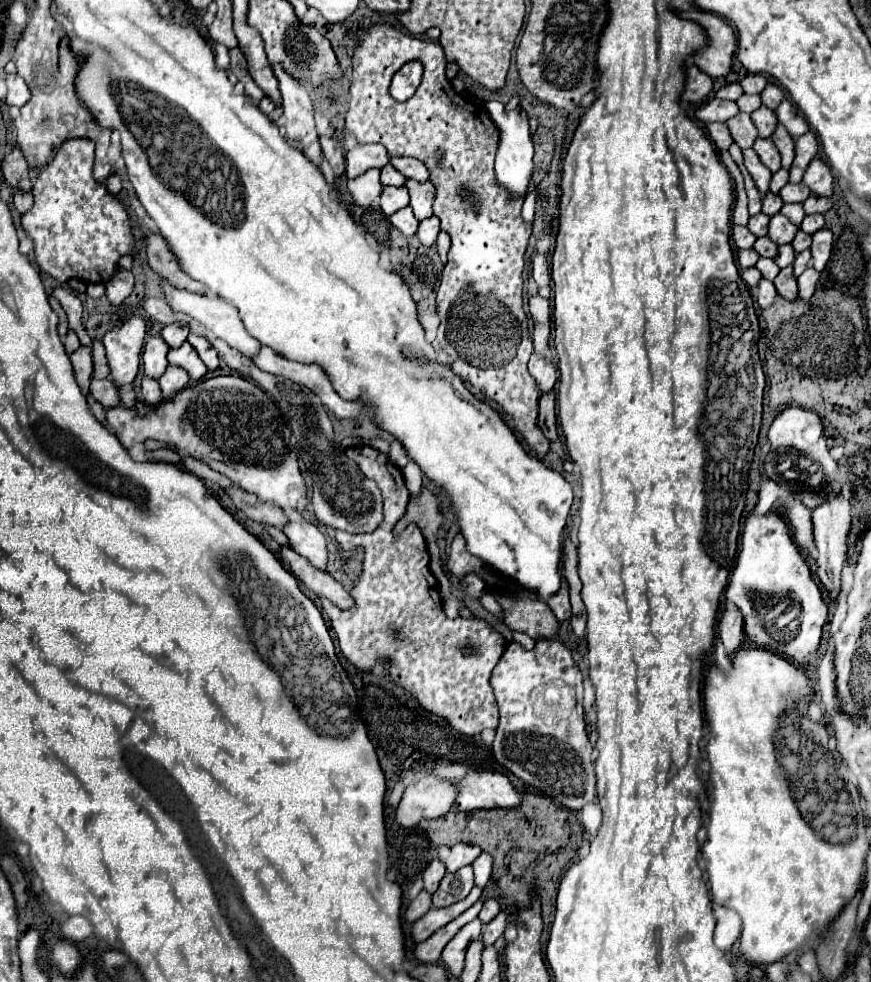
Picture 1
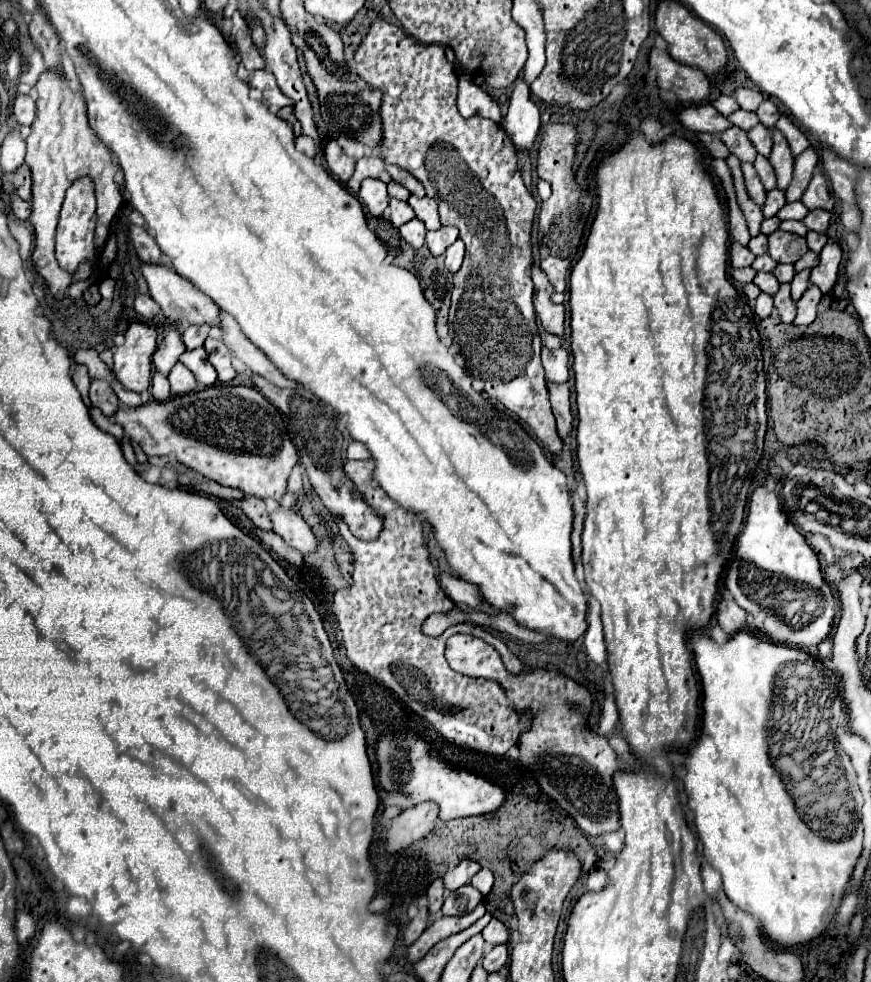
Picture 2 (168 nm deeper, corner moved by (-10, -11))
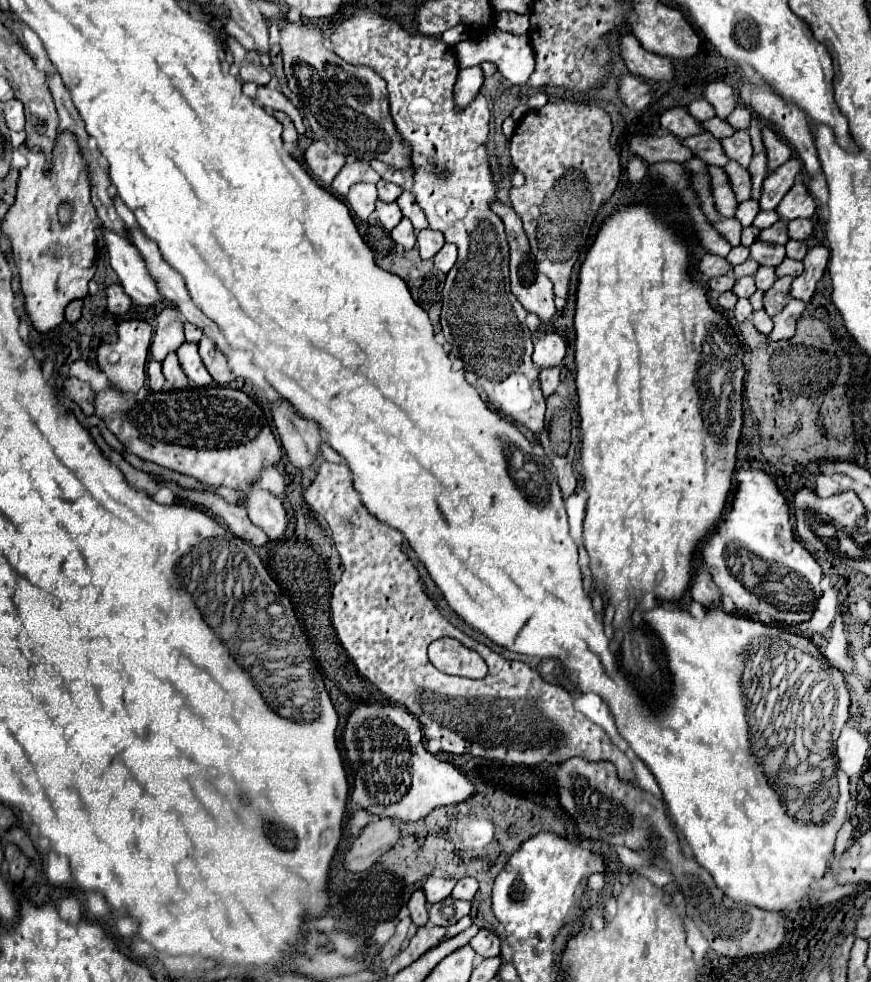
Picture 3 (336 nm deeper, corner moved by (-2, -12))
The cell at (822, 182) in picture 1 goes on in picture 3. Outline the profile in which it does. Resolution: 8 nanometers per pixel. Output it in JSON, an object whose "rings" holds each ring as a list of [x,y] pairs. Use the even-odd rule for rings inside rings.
{"rings":[[[796,181],[792,189],[782,197],[780,205],[776,207],[776,213],[782,221],[792,221],[798,217],[812,217],[814,215],[814,199],[810,197],[806,185],[802,181]]]}

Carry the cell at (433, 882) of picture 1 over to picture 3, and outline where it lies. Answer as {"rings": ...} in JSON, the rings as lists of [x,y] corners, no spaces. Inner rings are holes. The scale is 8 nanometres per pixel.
{"rings":[[[422,889],[414,891],[410,901],[408,901],[408,911],[410,911],[410,919],[414,925],[426,925],[428,923],[428,903],[424,899]]]}

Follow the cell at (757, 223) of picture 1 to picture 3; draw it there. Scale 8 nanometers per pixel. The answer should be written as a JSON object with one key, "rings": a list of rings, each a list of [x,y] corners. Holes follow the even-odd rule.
{"rings":[[[734,247],[734,249],[730,249],[730,253],[726,255],[726,261],[732,265],[732,267],[736,267],[736,265],[740,265],[740,263],[744,263],[748,259],[748,247]]]}

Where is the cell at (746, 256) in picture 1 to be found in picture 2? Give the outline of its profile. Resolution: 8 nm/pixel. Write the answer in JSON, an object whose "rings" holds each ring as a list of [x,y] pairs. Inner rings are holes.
{"rings":[[[748,266],[748,268],[736,268],[732,272],[732,278],[734,278],[736,284],[746,284],[746,282],[752,282],[756,278],[756,270],[752,266]]]}

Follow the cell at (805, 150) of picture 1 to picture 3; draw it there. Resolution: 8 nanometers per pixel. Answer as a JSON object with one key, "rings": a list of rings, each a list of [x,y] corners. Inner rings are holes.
{"rings":[[[792,157],[792,159],[788,159],[788,163],[780,165],[774,173],[770,173],[764,179],[762,195],[758,199],[762,211],[770,211],[770,209],[776,209],[778,207],[780,199],[786,195],[788,187],[792,187],[792,181],[800,173],[800,169],[802,169],[802,163]]]}

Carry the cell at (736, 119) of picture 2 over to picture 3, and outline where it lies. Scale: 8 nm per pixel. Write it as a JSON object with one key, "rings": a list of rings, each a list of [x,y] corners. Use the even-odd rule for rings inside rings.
{"rings":[[[716,117],[704,121],[702,127],[704,127],[704,131],[712,133],[716,139],[724,139],[734,133],[734,127],[728,127],[728,123],[724,123],[724,119],[716,119]]]}

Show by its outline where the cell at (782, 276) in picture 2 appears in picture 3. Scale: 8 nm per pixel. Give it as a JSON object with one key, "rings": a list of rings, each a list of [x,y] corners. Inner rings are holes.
{"rings":[[[760,267],[754,275],[754,281],[756,281],[756,289],[760,291],[768,291],[768,287],[772,287],[772,283],[776,281],[776,275],[774,275],[774,269],[772,267]]]}

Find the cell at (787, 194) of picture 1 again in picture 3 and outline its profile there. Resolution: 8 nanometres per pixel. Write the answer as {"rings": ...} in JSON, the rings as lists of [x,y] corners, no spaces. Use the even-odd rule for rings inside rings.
{"rings":[[[760,211],[758,215],[756,215],[756,219],[752,221],[752,227],[756,227],[756,229],[766,229],[766,227],[770,227],[770,225],[774,225],[778,219],[776,219],[776,211]]]}

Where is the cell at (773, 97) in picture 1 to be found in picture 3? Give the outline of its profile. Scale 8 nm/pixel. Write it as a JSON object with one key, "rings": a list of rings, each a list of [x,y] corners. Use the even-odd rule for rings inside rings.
{"rings":[[[736,107],[730,115],[728,115],[728,119],[726,119],[726,123],[730,123],[734,129],[748,129],[748,119],[750,119],[750,111],[746,109],[746,107]]]}

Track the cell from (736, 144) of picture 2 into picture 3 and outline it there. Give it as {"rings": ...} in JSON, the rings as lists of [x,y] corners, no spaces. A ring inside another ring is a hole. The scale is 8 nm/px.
{"rings":[[[698,133],[694,137],[682,139],[682,143],[692,151],[694,157],[702,159],[706,165],[724,167],[724,163],[728,163],[728,159],[724,159],[724,151],[720,151],[720,141],[716,141],[716,137],[708,133]]]}

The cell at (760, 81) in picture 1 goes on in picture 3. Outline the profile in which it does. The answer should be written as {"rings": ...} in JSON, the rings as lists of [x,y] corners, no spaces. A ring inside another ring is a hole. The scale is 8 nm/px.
{"rings":[[[712,81],[712,83],[708,83],[708,85],[702,89],[702,97],[714,107],[714,111],[716,111],[716,115],[718,115],[720,119],[726,119],[726,117],[732,113],[732,109],[738,105],[738,103],[736,103],[736,93],[734,93],[734,89],[732,89],[730,85],[722,83],[722,81]]]}

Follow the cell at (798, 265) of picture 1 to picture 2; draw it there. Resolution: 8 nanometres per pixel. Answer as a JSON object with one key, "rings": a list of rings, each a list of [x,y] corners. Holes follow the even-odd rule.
{"rings":[[[810,270],[796,272],[794,280],[790,282],[790,286],[792,286],[792,298],[798,300],[798,298],[804,294],[804,290],[808,288],[808,284],[810,284]]]}

